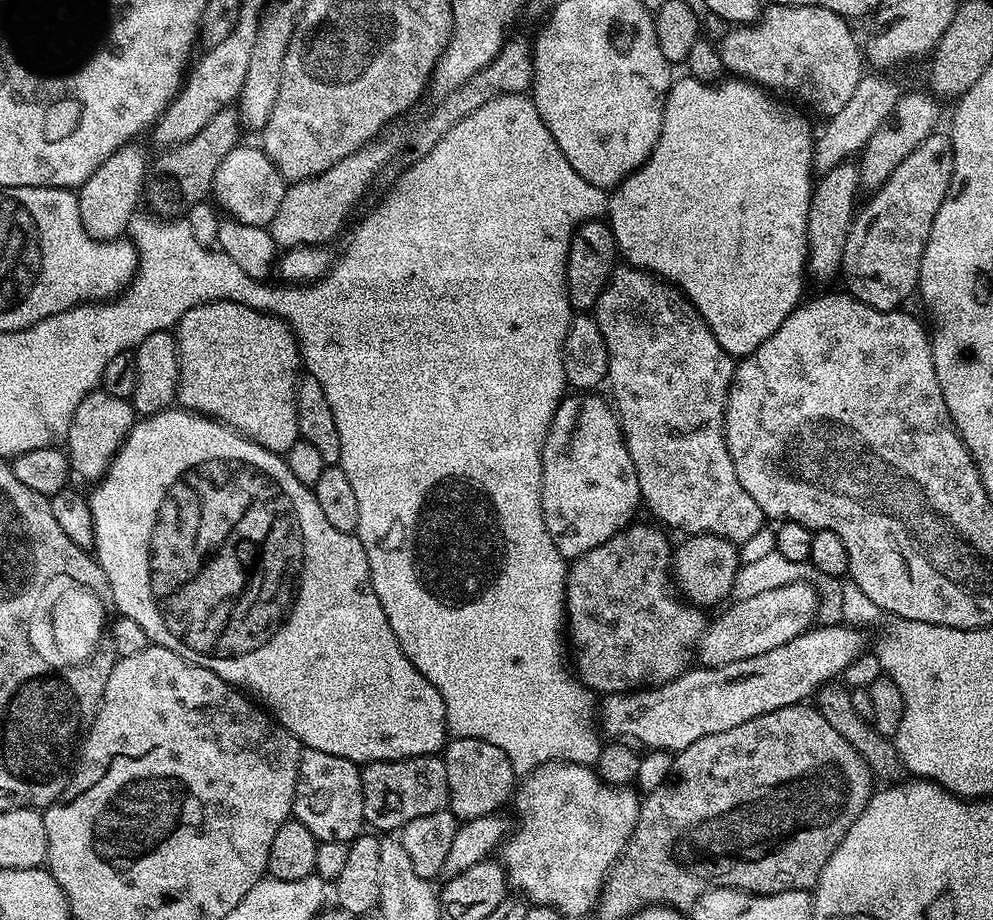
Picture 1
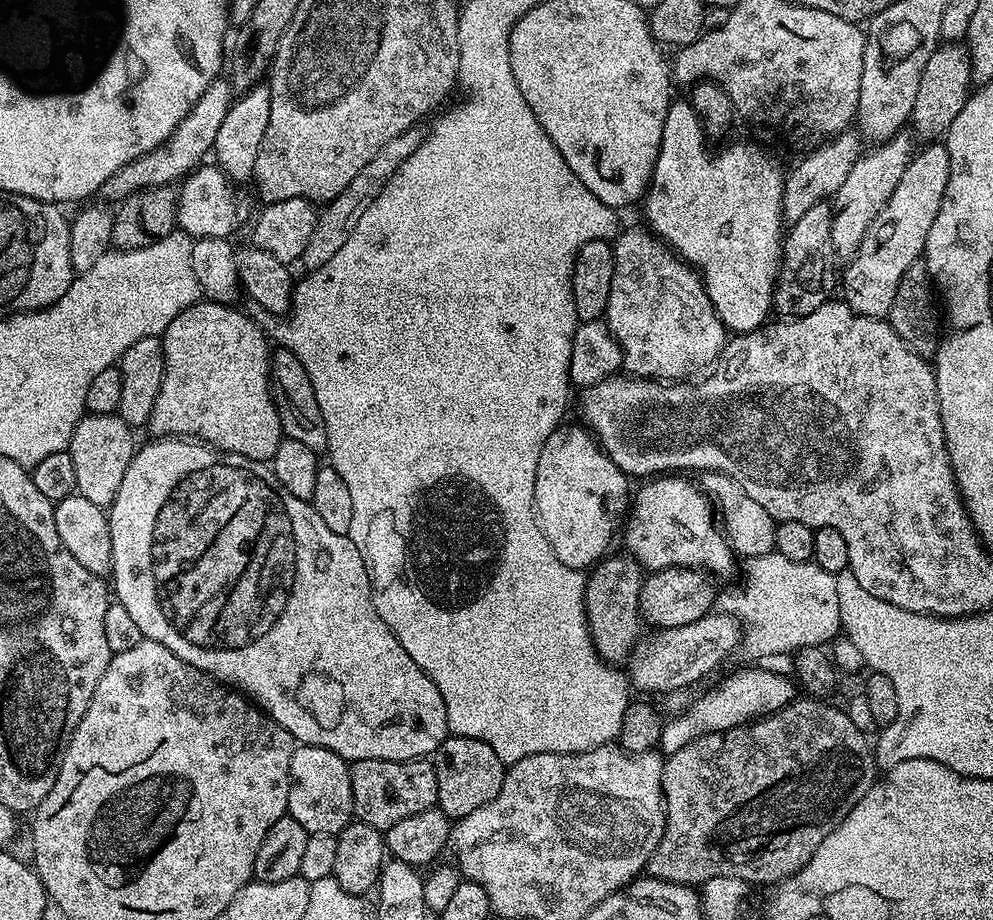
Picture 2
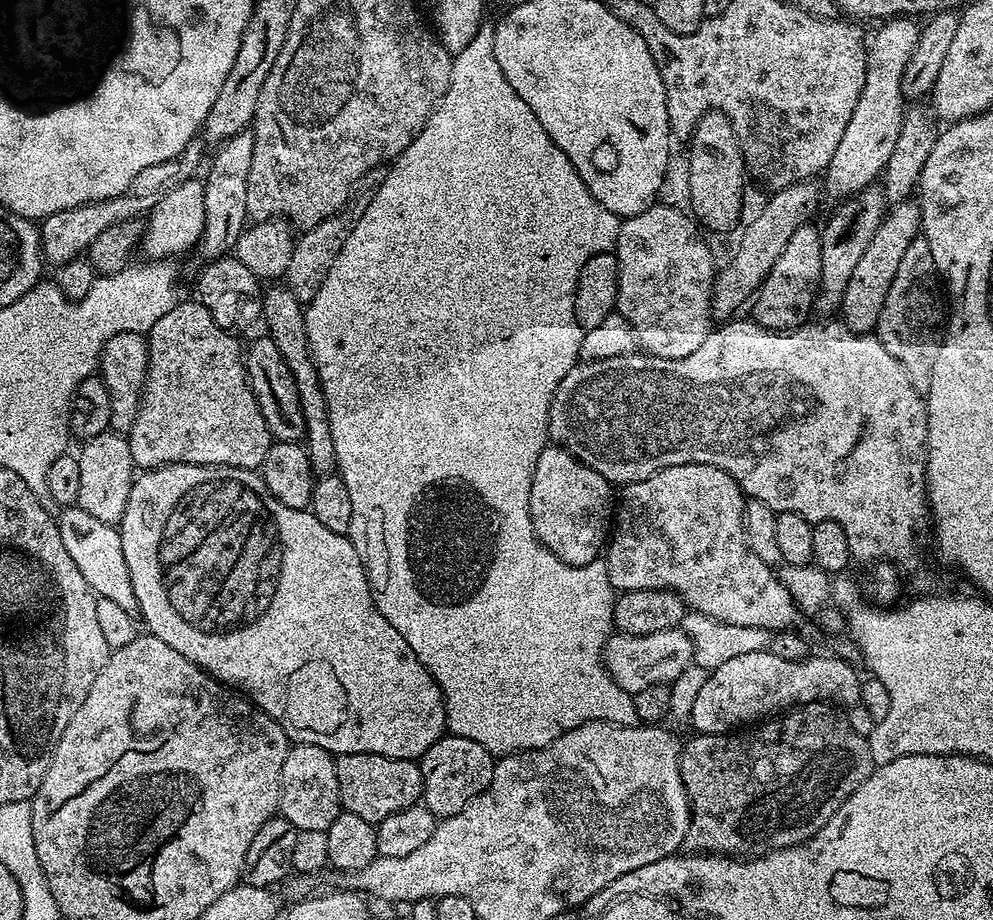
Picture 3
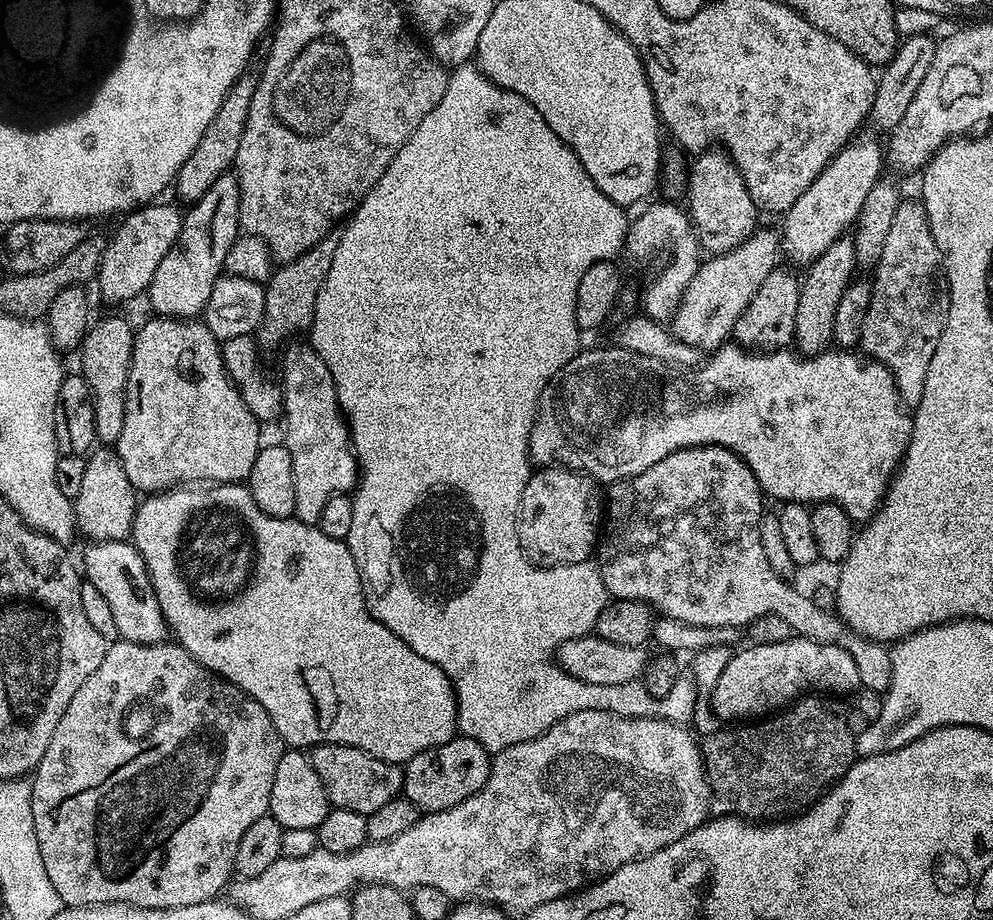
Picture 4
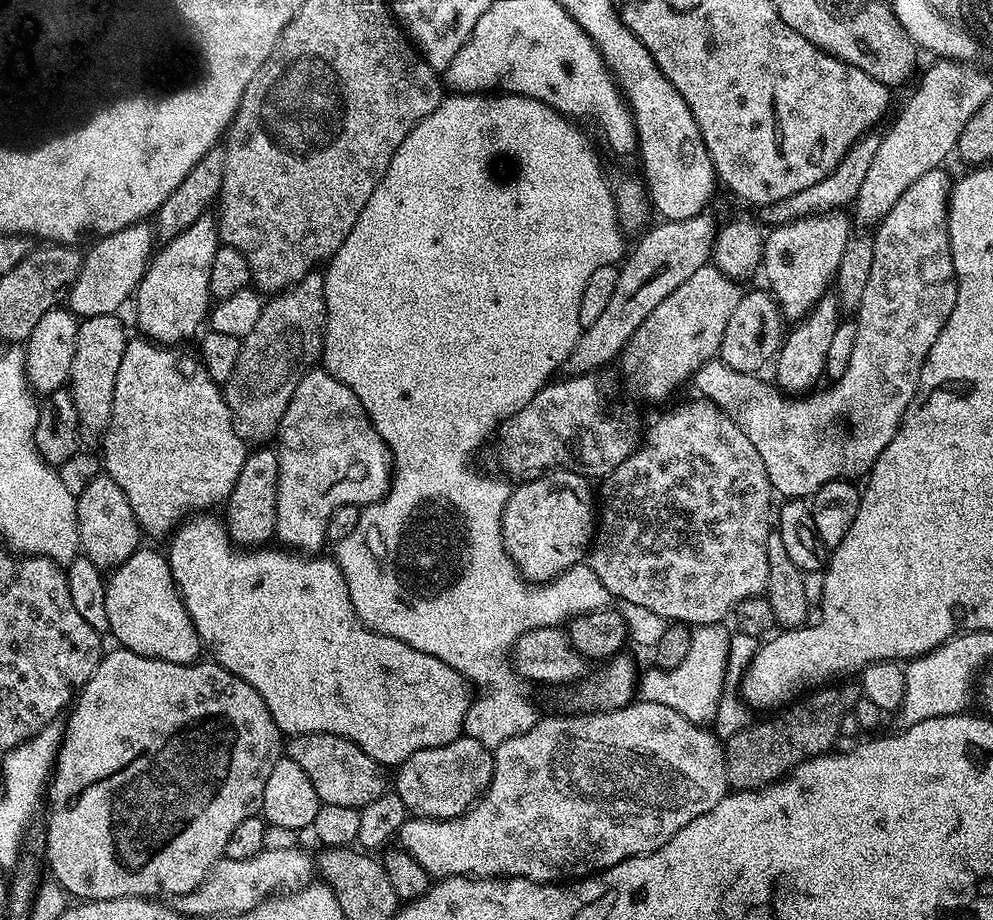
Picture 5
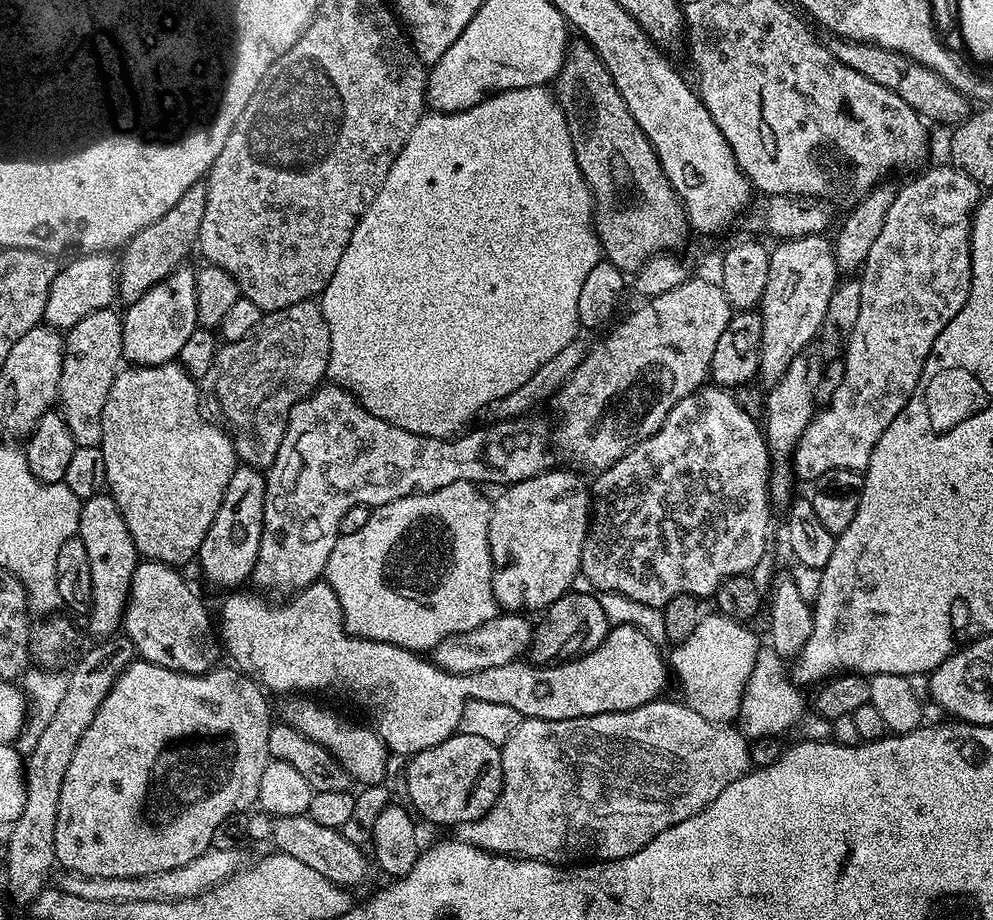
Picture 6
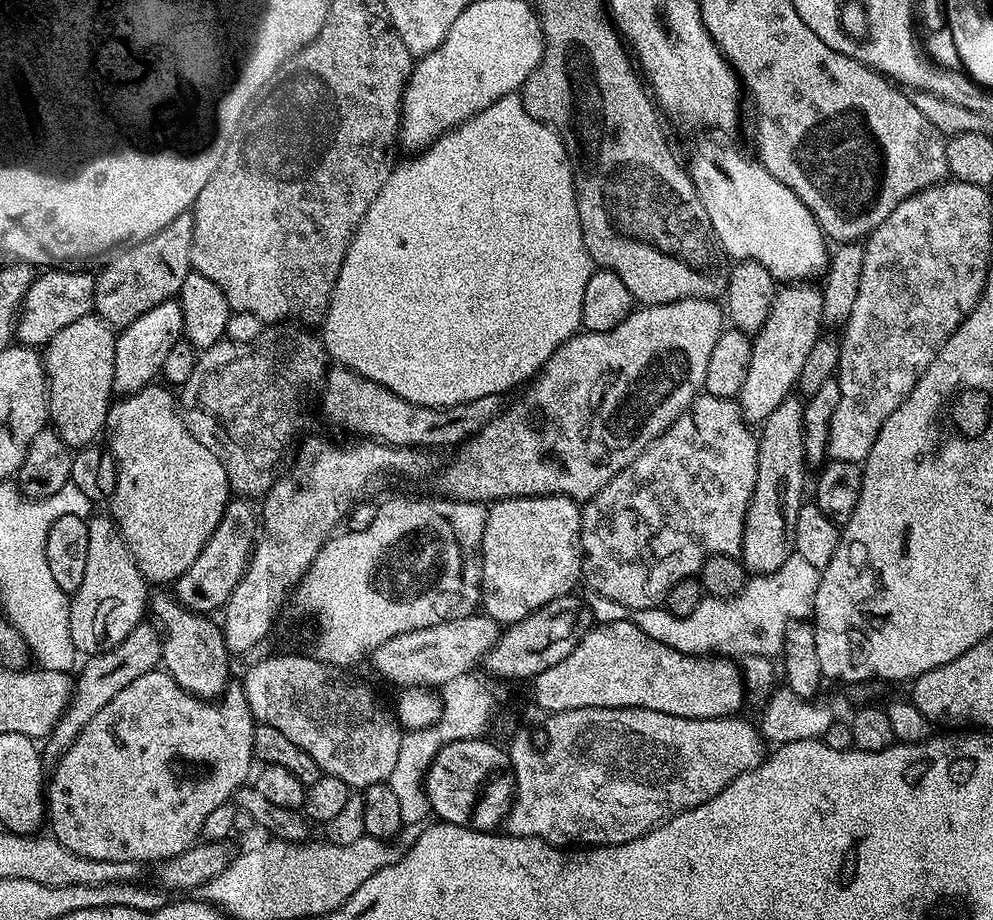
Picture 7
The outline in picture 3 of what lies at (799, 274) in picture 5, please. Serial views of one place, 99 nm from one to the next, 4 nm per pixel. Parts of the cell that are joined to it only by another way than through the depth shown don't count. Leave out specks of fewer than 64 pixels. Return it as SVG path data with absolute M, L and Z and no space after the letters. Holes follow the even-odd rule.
M906 16L888 18L879 25L880 29L873 34L866 48L866 78L862 86L862 94L858 98L858 106L854 106L854 114L850 114L850 122L842 134L842 142L838 142L838 150L830 158L826 169L828 188L836 198L844 198L854 192L861 192L873 182L881 179L886 162L890 162L890 153L894 151L894 142L898 142L898 130L904 121L906 97L903 92L903 72L910 62L912 51L918 46L921 25L915 19Z

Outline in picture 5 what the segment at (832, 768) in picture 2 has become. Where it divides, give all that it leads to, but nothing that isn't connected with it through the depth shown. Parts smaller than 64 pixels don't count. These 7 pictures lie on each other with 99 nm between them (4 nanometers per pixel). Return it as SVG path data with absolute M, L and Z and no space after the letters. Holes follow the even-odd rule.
M852 682L821 686L797 699L791 706L769 715L772 716L769 720L761 724L752 722L728 738L724 744L724 761L729 785L736 790L764 788L784 779L811 756L823 756L833 751L837 747L836 740L841 739L839 726L842 718L852 712L862 698L861 689L855 683L848 683Z

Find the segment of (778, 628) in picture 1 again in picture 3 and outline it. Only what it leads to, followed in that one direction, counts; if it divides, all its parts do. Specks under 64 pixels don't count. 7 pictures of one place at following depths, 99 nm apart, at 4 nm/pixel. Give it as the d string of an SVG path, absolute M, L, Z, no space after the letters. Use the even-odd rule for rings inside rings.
M667 628L641 636L612 634L604 643L604 668L622 690L633 694L646 690L646 686L671 685L693 664L692 640L680 628Z

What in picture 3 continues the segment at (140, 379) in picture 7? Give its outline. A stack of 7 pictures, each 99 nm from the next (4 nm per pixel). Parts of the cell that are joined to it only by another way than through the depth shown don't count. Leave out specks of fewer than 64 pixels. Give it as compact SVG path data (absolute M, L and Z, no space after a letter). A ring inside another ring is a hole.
M251 131L234 134L215 149L216 154L208 164L208 177L203 177L206 222L200 235L198 253L201 261L217 260L235 249L236 239L249 219L246 206L246 182L250 174L250 162L254 158L254 138Z

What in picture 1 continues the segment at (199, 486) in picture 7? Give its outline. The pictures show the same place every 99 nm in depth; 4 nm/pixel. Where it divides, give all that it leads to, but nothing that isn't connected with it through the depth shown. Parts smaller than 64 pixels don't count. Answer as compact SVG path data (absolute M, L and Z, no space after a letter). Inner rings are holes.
M213 300L206 304L194 306L183 316L179 324L174 329L176 338L176 349L180 351L180 381L176 391L176 400L179 407L189 411L198 412L202 416L211 416L213 420L218 420L229 428L235 428L240 435L248 440L253 440L258 446L262 446L271 452L286 454L290 446L300 439L298 430L298 410L296 409L296 382L302 372L302 361L300 358L300 347L296 345L296 336L285 320L279 320L276 316L271 316L268 312L260 312L257 308L242 306L238 302L229 300Z

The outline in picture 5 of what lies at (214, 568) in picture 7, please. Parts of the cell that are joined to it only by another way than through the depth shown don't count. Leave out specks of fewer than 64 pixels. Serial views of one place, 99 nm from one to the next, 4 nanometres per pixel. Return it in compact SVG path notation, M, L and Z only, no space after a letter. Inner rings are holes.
M268 446L257 448L260 448L257 452L249 451L248 456L242 462L242 474L238 474L238 482L234 482L234 490L228 495L226 501L226 509L228 508L226 527L237 541L248 546L267 545L276 535L280 458L273 449L271 452Z

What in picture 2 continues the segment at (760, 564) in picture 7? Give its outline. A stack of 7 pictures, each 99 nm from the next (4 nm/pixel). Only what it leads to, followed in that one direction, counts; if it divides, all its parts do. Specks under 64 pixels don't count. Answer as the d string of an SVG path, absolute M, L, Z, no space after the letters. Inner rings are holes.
M901 130L888 140L869 147L872 149L869 152L867 149L856 159L854 166L850 166L846 182L838 186L831 201L830 236L834 238L837 261L847 262L856 257L858 248L862 246L862 238L866 238L866 230L870 230L874 218L878 218L878 214L884 209L890 194L894 194L894 189L898 187L898 182L902 182L902 174L906 166L910 166L914 155L911 139L913 137L907 131Z

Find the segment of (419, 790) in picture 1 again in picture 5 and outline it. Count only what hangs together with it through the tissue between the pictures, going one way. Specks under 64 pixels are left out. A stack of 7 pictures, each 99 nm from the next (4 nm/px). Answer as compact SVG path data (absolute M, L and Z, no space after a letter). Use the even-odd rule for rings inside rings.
M315 732L293 736L286 744L287 759L298 762L306 773L306 778L314 782L314 790L318 790L321 804L332 806L350 806L365 808L374 798L380 798L389 791L390 776L385 765L378 763L366 750L362 750L354 742L329 732Z

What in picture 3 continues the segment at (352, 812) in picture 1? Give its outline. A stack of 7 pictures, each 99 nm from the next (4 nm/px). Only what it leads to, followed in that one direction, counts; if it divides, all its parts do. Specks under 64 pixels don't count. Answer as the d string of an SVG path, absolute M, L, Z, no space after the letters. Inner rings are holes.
M293 743L286 754L286 762L282 762L279 815L284 816L298 830L327 832L330 822L334 822L334 818L338 818L340 811L342 809L340 807L340 795L338 794L336 757L332 753L322 750L322 746Z

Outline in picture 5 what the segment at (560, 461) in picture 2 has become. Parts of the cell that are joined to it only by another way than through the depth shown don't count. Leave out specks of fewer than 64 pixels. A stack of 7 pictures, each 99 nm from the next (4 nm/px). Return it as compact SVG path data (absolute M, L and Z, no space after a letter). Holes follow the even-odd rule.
M557 470L517 483L512 488L506 510L502 514L502 538L514 566L524 575L525 580L533 584L546 584L585 559L598 523L594 488L588 484L591 484L589 477L580 475L579 471Z

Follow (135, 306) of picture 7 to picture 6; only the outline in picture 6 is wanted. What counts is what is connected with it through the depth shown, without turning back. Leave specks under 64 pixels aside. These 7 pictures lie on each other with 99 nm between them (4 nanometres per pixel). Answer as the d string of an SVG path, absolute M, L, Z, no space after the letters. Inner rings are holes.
M204 182L190 186L190 190L186 190L182 198L178 198L178 202L174 202L174 206L170 206L170 210L162 214L162 218L158 218L158 222L150 222L150 226L138 230L138 234L134 234L134 238L124 245L124 257L121 255L118 260L116 290L119 299L124 299L125 305L142 298L146 290L150 290L159 280L166 278L187 261L184 259L197 243L202 218L206 214L207 189L208 185Z

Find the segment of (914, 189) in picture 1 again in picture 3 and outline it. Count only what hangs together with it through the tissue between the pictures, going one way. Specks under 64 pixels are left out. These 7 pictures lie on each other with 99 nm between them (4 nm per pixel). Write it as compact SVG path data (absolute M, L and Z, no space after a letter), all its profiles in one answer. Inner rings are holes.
M919 203L894 204L884 212L878 230L874 230L874 238L870 238L870 246L866 246L858 266L854 266L854 274L846 286L846 294L842 294L838 316L851 332L868 334L875 329L882 314L882 302L886 302L886 294L890 290L890 282L898 272L898 262L902 260L909 240L921 228Z

